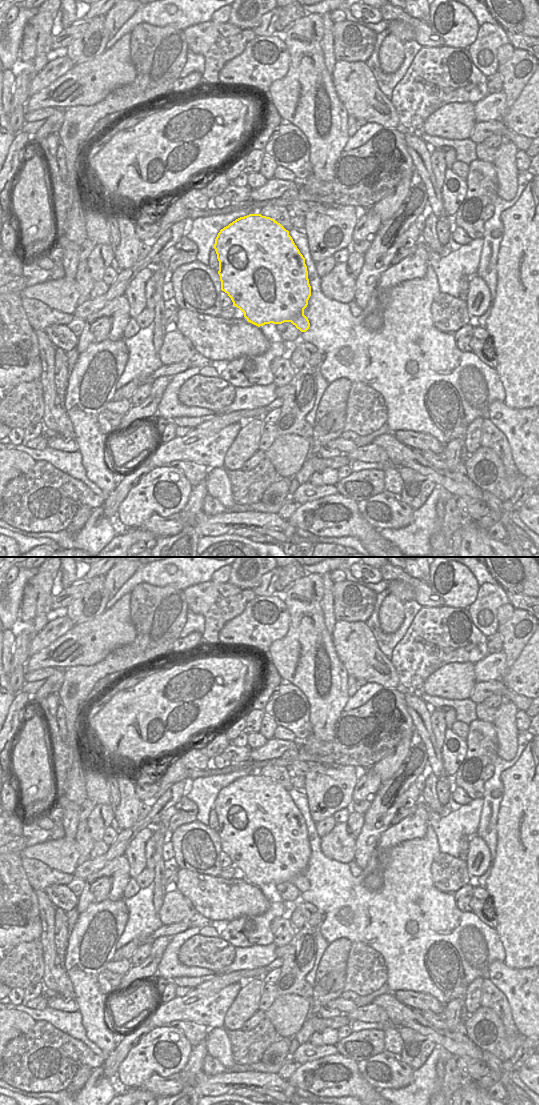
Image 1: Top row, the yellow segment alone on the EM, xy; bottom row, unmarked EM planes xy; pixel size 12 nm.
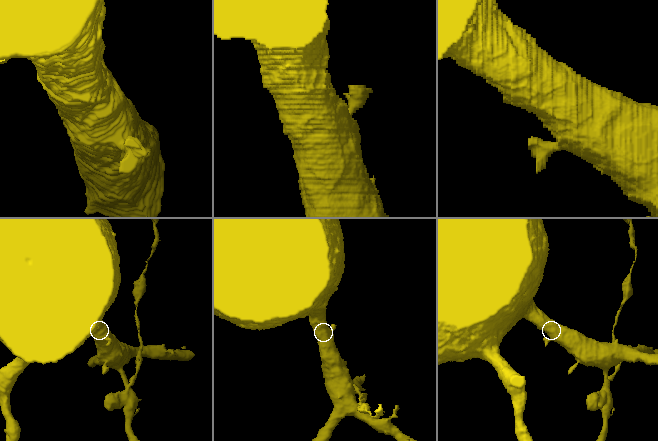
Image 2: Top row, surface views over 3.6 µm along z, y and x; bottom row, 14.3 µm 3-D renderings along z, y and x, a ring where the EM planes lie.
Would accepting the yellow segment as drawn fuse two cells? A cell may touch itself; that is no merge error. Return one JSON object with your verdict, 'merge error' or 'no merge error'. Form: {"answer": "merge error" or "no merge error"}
{"answer": "no merge error"}

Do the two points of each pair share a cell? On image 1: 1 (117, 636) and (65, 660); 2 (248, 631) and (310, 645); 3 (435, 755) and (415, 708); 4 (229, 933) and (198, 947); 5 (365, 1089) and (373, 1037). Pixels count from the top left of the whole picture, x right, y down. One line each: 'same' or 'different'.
1: same
2: different
3: same
4: different
5: different

